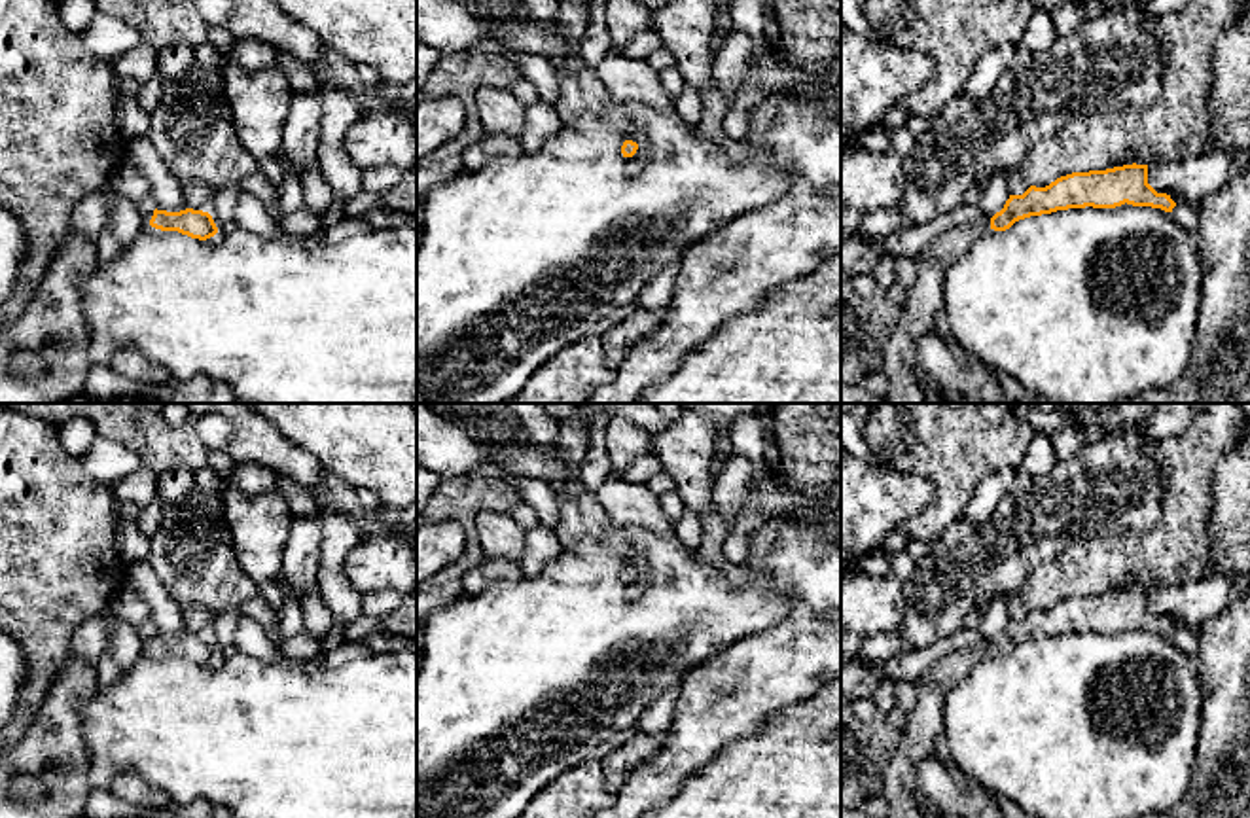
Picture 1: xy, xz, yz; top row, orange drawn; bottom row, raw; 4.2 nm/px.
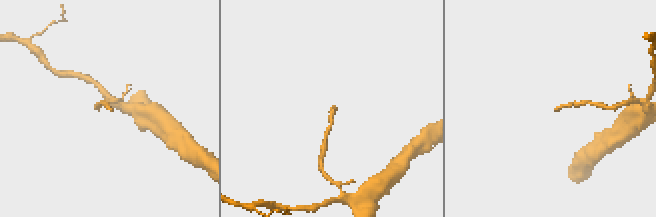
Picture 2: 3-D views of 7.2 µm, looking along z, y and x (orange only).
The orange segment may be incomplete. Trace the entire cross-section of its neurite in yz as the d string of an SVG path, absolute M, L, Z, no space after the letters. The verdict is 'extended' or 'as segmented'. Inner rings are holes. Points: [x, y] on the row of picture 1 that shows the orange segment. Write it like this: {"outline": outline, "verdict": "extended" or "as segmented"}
{"outline": "M1123 165L1106 170L1072 172L1045 187L1030 186L1023 195L1009 195L991 220L955 227L938 235L920 256L943 267L955 263L991 229L1006 231L1015 222L1068 208L1116 208L1121 204L1152 206L1172 212L1176 203L1148 184L1148 165Z", "verdict": "extended"}

